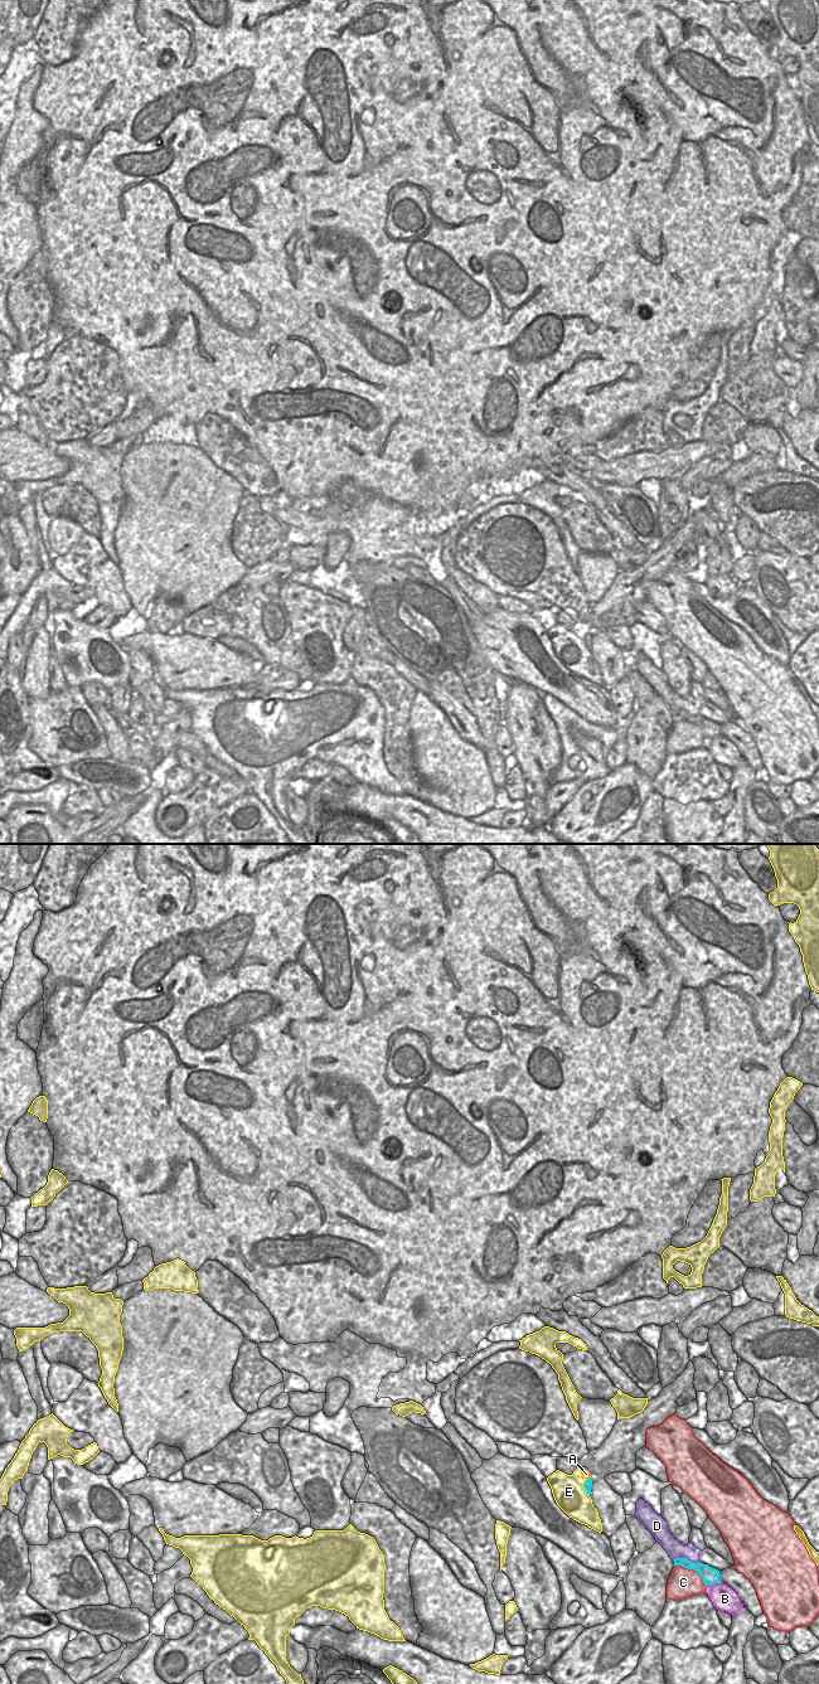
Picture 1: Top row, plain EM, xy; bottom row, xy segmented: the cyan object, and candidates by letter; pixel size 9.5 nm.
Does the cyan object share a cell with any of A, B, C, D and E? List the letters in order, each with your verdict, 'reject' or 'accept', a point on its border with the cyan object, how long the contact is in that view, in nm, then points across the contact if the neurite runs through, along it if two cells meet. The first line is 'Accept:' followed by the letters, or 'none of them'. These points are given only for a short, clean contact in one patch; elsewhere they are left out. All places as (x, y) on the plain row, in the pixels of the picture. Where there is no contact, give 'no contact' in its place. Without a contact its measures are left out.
Accept: A
A: accept; contact xy (590, 631); length 60 nm; way xy (587, 637), (590, 631), (586, 627)
B: reject; contact xy (713, 737); length 150 nm
C: reject; contact xy (693, 723); length 360 nm
D: reject; contact xy (686, 712); length 260 nm
E: reject; contact xy (584, 640); length 170 nm

